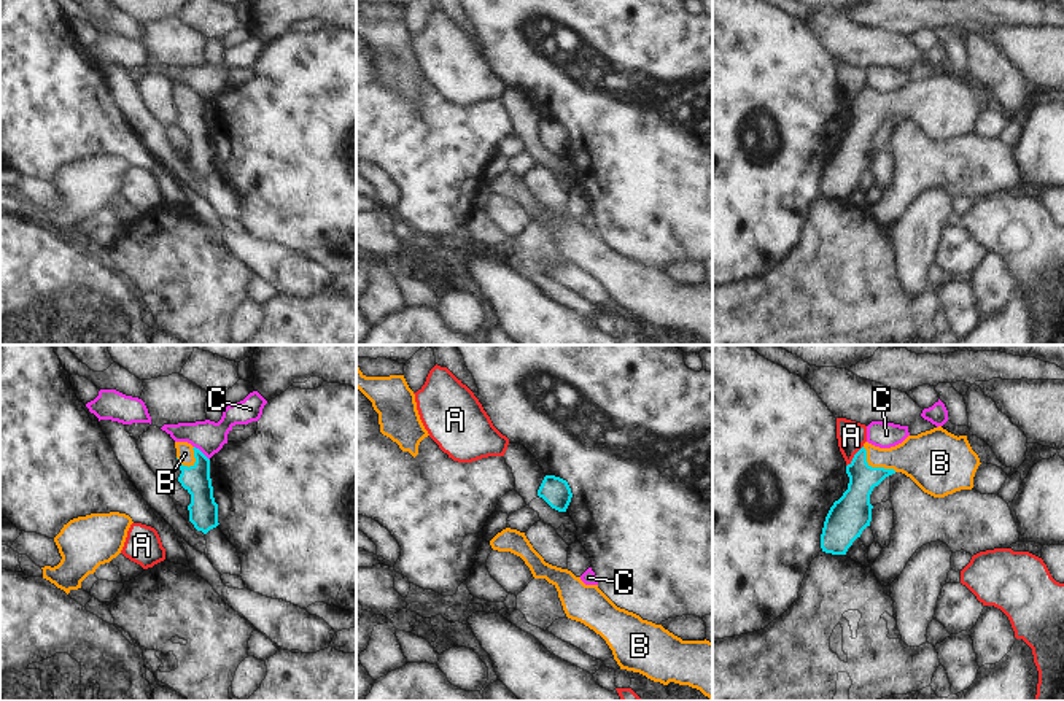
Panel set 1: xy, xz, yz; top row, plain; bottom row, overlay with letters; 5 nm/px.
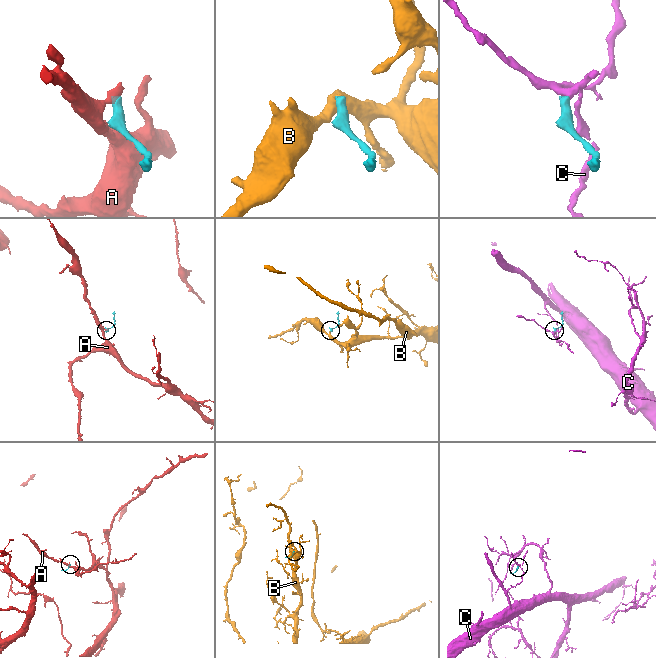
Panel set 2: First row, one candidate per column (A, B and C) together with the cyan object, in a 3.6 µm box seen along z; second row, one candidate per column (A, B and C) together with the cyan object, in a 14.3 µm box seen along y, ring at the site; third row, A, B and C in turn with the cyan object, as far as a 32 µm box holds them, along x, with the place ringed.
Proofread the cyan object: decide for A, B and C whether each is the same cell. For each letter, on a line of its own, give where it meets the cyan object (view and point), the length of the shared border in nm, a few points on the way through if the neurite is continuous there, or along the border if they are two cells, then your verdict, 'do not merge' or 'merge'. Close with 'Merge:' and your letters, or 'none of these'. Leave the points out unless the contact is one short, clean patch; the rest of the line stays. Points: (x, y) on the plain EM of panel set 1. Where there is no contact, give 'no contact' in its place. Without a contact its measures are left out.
A: meets cyan in yz at (854, 100); contact 140 nm long; border along yz (862, 89), (846, 110); do not merge
B: meets cyan in yz at (875, 112); contact 220 nm long; runs through yz (853, 154), (861, 126), (875, 112), (897, 102), (923, 102); merge
C: meets cyan in xy at (202, 97); contact 110 nm long; border along xy (194, 89), (209, 104); do not merge
Merge: B

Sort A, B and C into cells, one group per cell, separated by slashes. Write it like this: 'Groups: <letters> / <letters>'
Groups: A / B / C.

